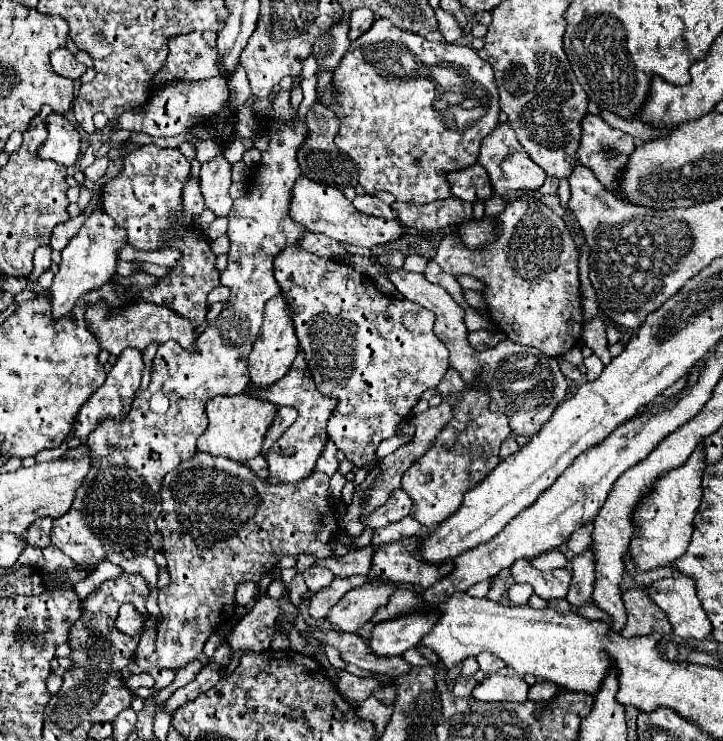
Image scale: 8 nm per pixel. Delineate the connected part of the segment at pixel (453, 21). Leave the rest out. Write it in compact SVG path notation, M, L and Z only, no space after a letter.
M437 9L435 15L437 15L437 21L439 21L439 31L443 33L443 37L445 37L447 43L461 43L465 39L463 27L459 25L457 17L451 11Z

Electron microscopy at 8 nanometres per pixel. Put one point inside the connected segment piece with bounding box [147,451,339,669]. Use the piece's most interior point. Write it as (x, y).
(222, 525)

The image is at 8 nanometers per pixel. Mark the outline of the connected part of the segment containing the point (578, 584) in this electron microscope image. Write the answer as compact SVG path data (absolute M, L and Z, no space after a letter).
M587 549L583 555L577 555L573 559L573 579L571 579L571 587L567 593L567 601L571 605L571 611L577 611L581 605L591 601L593 579L595 579L593 555Z

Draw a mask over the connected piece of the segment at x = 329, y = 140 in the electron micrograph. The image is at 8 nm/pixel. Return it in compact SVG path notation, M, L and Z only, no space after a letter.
M315 103L307 113L307 127L309 127L309 133L305 137L305 143L297 151L301 175L305 175L307 179L317 179L317 183L325 183L337 189L357 187L357 165L353 163L353 159L349 159L349 155L337 149L333 141L339 129L339 117L323 103Z

